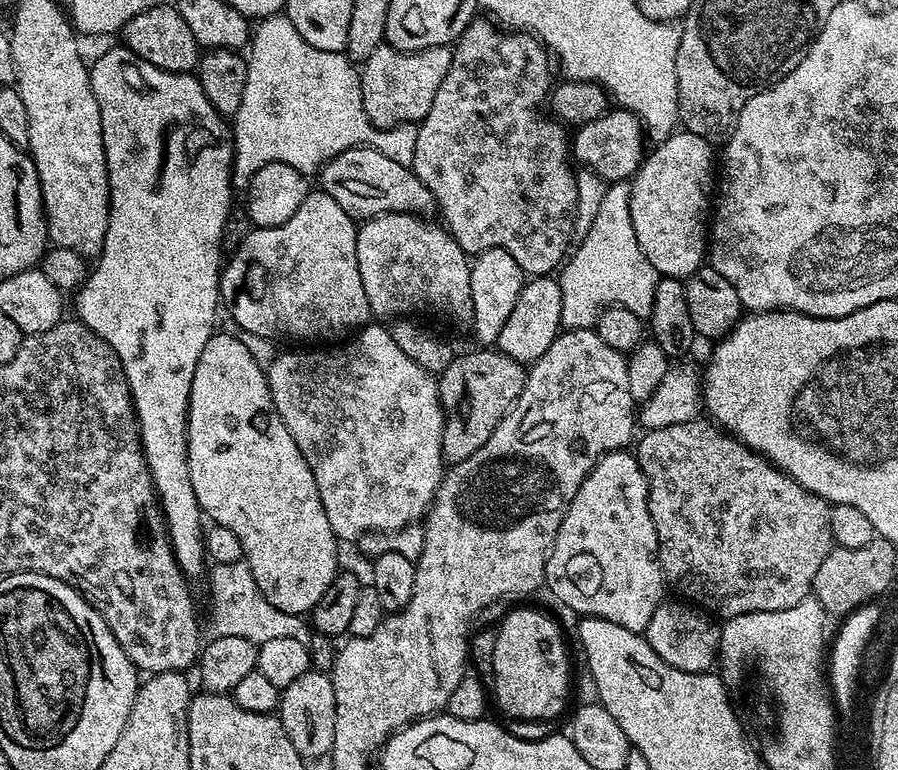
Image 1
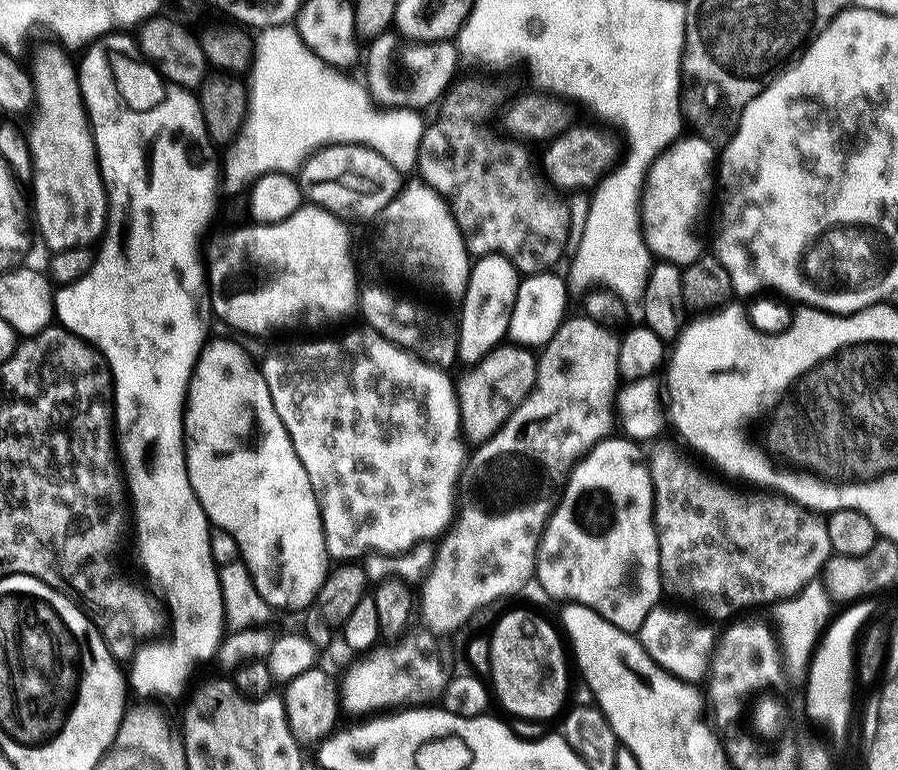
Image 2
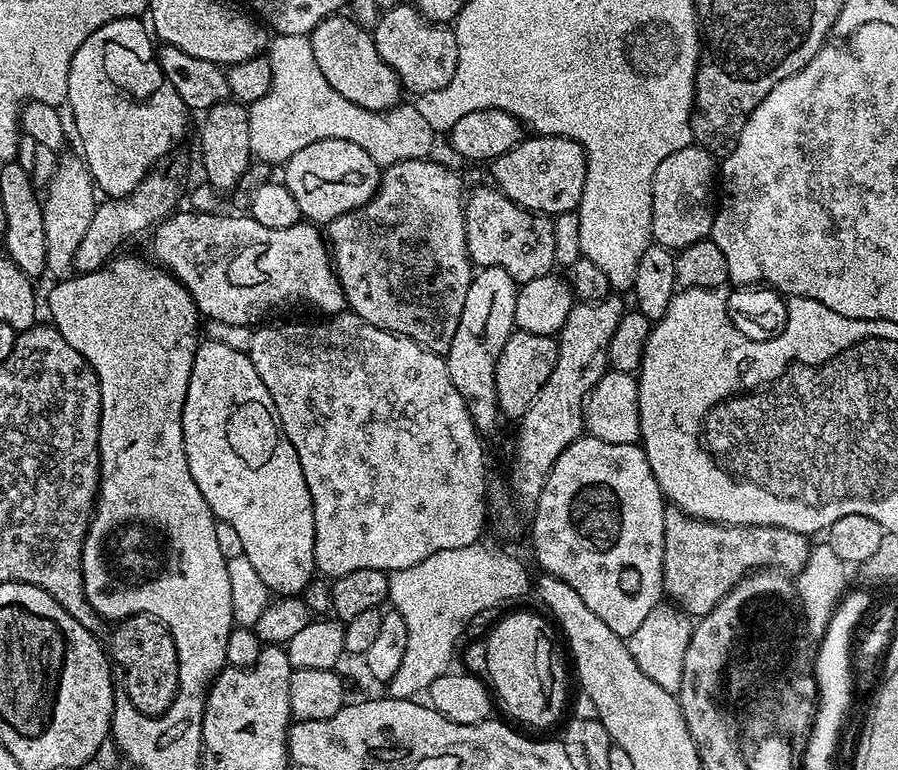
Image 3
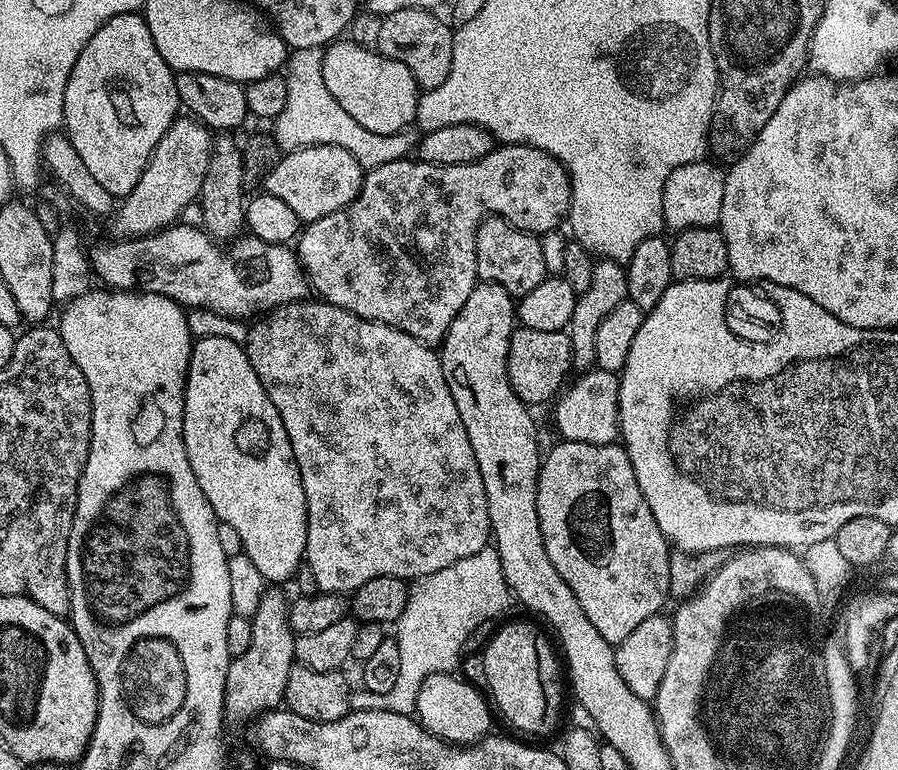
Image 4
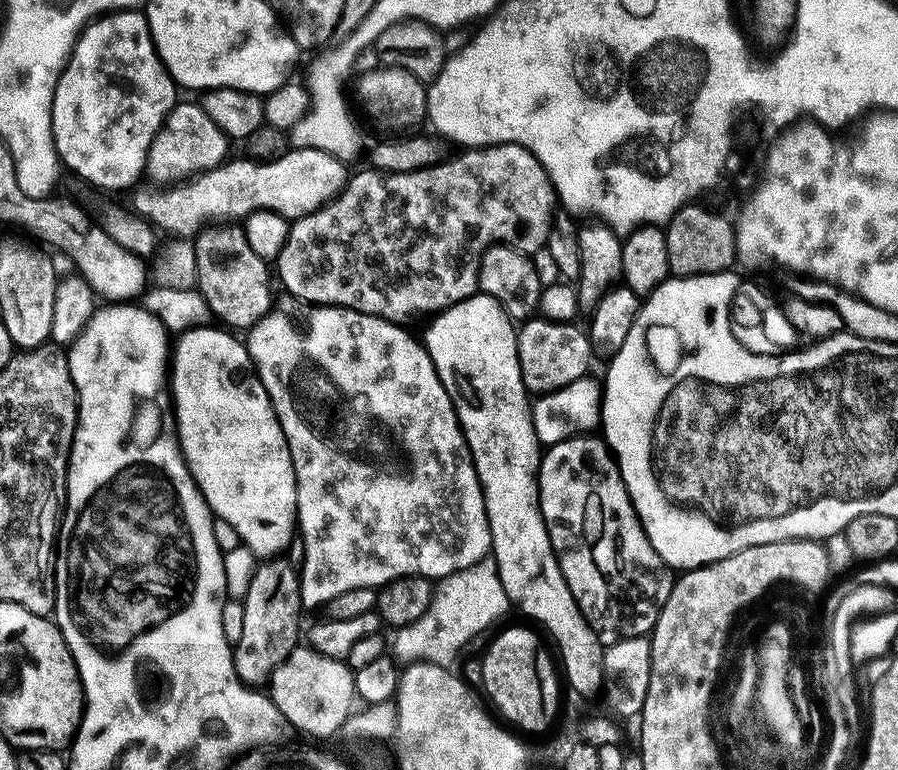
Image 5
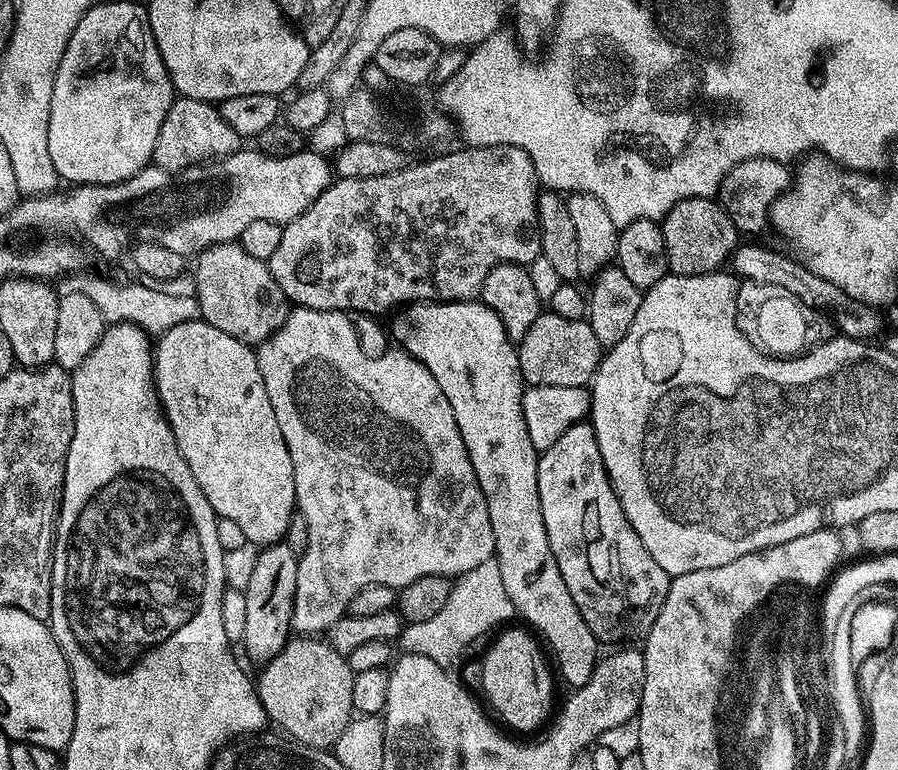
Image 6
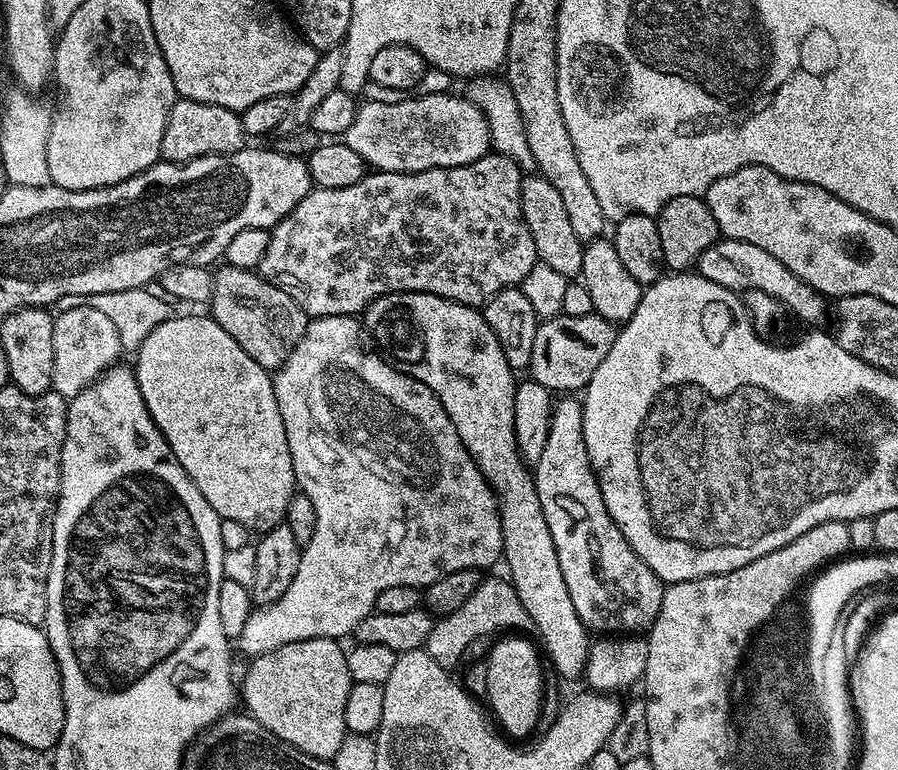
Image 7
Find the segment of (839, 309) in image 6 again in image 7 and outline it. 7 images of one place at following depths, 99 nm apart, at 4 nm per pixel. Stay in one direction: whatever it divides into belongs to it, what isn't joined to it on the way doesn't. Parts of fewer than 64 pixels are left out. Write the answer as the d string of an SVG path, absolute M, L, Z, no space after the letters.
M723 238L716 241L703 252L698 258L695 271L710 282L718 282L718 286L726 286L726 290L737 294L743 294L750 290L758 290L762 294L770 294L789 313L792 312L800 320L805 320L808 326L820 330L825 327L824 323L830 320L829 301L820 292L814 290L798 274L791 270L786 270L774 254L766 254L766 250L761 250L750 242L741 240L725 240Z

